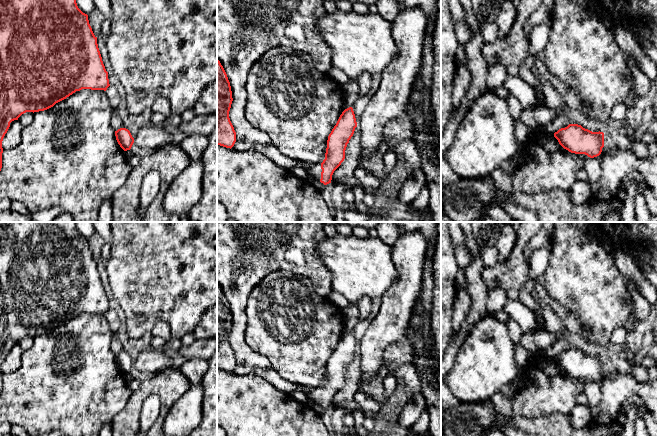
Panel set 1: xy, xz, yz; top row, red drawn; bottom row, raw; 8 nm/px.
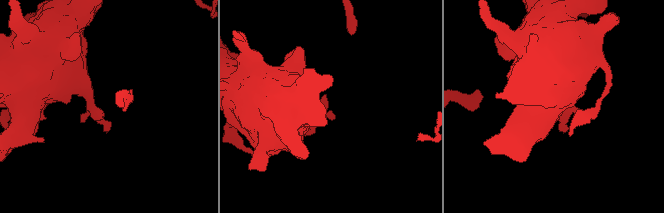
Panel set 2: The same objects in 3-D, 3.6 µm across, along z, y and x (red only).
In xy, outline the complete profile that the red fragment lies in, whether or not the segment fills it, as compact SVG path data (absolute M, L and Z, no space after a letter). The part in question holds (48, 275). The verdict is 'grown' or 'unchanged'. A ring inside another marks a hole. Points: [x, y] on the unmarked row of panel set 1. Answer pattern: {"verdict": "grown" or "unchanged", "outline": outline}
{"verdict": "unchanged", "outline": "M0 222L0 395L2 392L2 365L12 345L18 344L26 336L47 334L76 315L82 313L106 315L109 310L108 296L102 285L97 261L89 248L88 239L78 232L76 222Z"}

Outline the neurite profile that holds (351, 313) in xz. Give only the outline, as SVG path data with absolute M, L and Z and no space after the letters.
M349 303L342 311L344 313L344 327L348 331L352 331L359 321L360 313L358 306L357 304Z

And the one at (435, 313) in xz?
M436 222L436 240L432 270L434 289L430 310L430 326L436 350L441 356L441 222Z

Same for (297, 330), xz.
M284 270L267 274L252 290L246 316L246 343L253 351L265 356L283 379L310 388L323 386L328 360L344 335L344 313L328 297L318 295L310 279Z

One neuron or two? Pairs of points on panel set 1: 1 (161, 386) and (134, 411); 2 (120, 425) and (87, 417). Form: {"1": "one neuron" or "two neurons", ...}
{"1": "one neuron", "2": "two neurons"}

